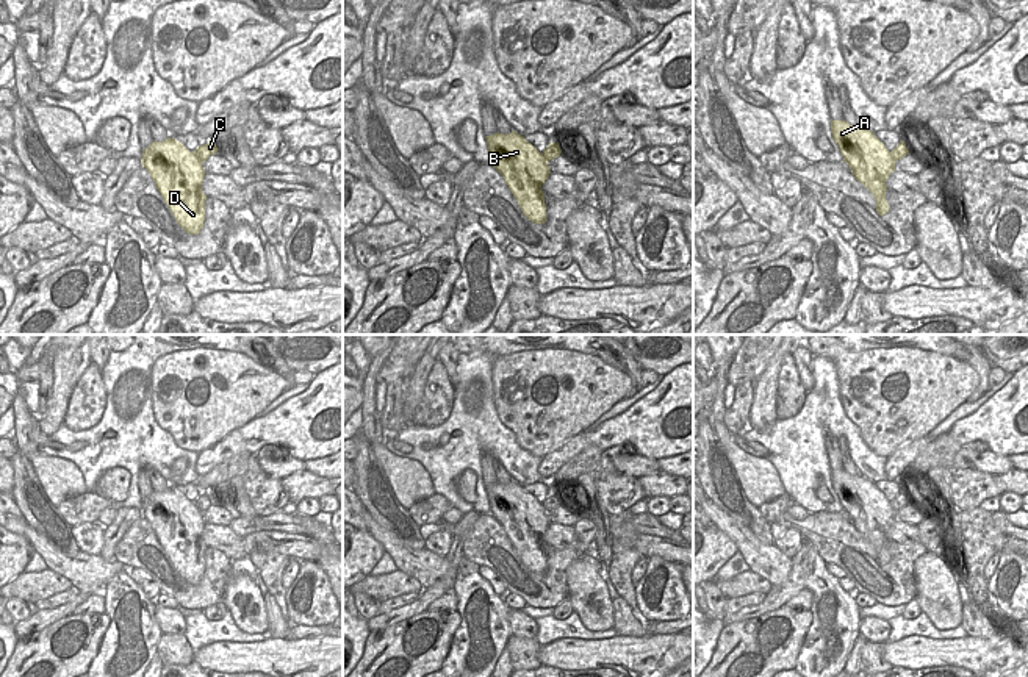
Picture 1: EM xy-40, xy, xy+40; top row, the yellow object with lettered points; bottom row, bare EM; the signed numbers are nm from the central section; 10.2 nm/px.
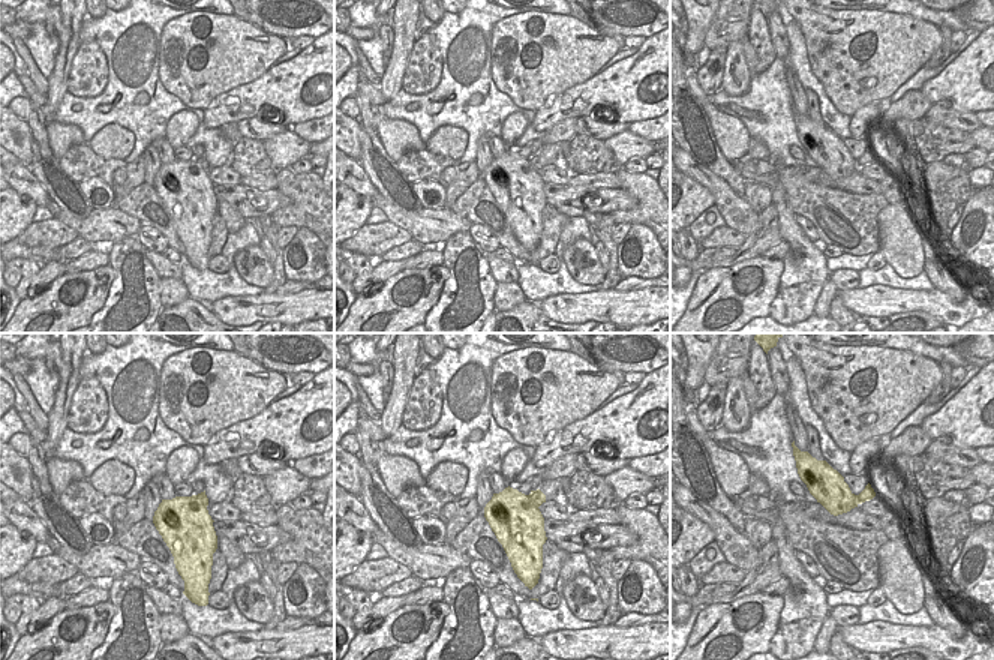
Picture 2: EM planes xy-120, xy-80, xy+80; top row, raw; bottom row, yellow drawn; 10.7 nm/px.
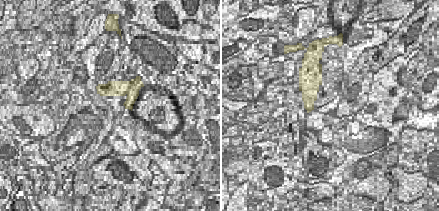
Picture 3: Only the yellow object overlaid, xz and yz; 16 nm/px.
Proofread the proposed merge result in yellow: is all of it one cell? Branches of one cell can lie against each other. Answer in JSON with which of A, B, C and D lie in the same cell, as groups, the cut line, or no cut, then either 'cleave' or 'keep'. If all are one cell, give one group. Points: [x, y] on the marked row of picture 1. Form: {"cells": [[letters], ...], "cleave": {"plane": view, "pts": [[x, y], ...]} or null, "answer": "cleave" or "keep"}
{"cells": [["A", "B", "D"], ["C"]], "cleave": {"plane": "xy-40", "pts": [[193, 152], [201, 163]]}, "answer": "cleave"}

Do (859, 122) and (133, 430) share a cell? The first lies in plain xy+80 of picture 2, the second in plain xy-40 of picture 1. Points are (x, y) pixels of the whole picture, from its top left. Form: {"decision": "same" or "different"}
{"decision": "different"}

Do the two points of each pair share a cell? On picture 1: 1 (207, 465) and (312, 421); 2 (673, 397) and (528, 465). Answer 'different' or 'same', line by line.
1: same
2: different

